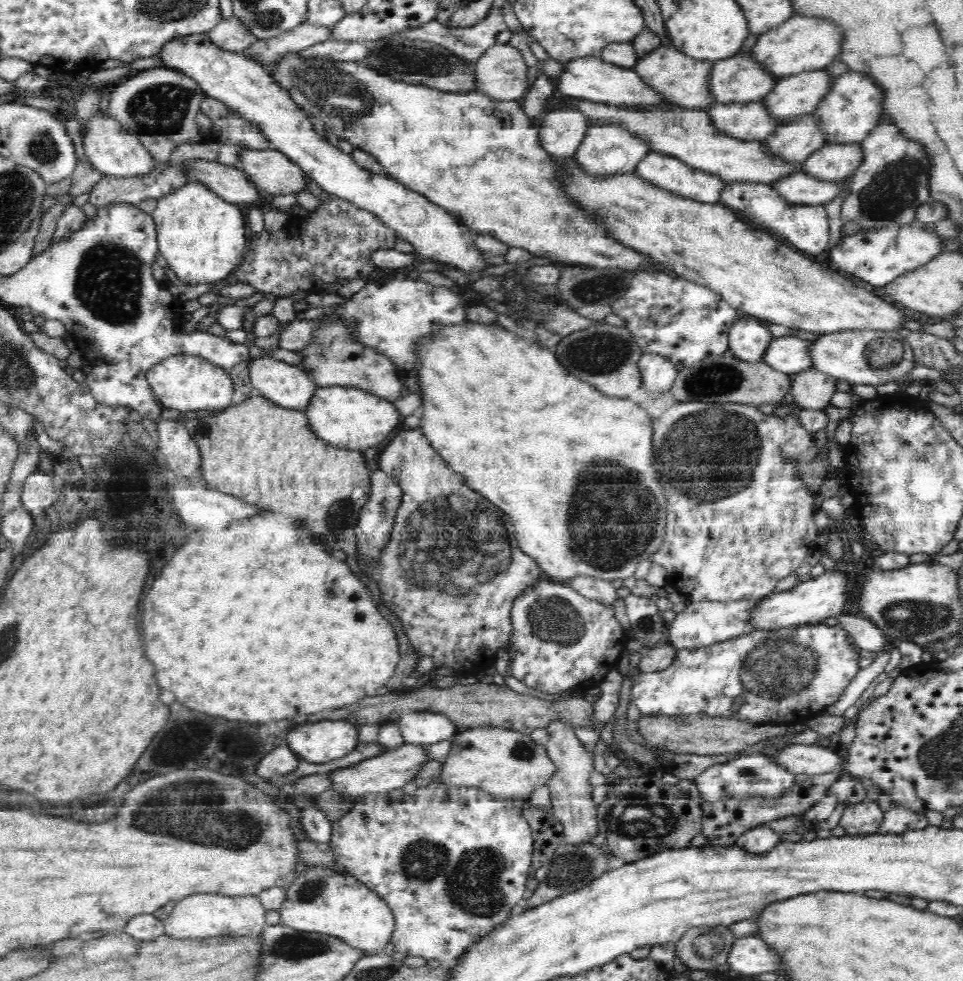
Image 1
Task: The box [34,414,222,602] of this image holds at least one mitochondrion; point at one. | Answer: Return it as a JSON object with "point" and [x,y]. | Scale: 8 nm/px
{"point":[122,468]}

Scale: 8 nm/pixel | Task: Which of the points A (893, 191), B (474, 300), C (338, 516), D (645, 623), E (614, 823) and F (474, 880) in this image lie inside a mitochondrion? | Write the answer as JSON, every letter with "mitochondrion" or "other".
{"A":"mitochondrion","B":"other","C":"mitochondrion","D":"mitochondrion","E":"mitochondrion","F":"mitochondrion"}

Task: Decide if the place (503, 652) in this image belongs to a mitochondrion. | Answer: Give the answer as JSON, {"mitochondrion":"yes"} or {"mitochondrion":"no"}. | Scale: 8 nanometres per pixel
{"mitochondrion":"no"}

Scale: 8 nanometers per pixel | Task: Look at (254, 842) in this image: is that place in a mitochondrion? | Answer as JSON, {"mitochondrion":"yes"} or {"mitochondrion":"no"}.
{"mitochondrion":"yes"}

